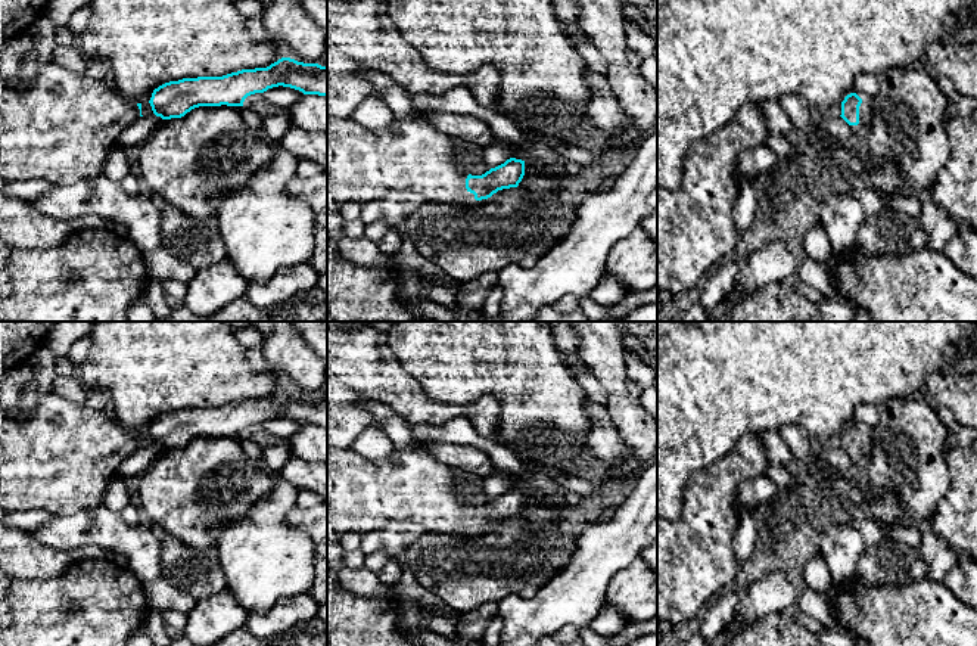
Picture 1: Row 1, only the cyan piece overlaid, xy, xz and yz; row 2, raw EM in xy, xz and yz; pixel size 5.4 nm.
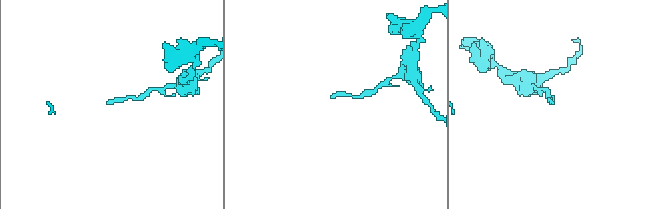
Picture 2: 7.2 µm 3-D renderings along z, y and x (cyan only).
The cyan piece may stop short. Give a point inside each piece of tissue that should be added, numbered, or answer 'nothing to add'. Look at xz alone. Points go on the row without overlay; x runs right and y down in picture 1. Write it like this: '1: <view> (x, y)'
1: xz (411, 485)

